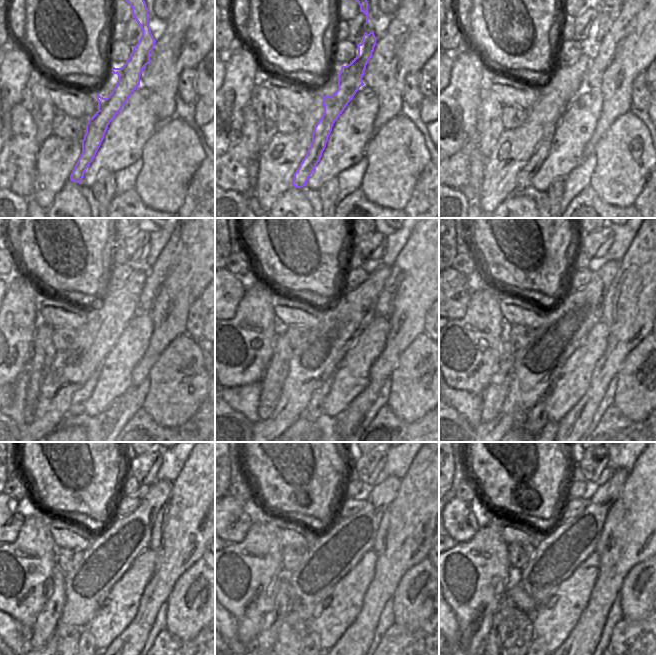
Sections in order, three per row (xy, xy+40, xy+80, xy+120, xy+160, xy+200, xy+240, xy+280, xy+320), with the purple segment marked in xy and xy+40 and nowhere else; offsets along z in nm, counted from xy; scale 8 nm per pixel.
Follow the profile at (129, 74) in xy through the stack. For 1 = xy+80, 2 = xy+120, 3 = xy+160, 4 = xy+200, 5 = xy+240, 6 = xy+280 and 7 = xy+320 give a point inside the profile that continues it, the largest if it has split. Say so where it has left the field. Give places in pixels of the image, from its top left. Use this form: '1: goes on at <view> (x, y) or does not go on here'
1: goes on at xy+80 (525, 176)
2: goes on at xy+120 (80, 398)
3: goes on at xy+160 (313, 411)
4: goes on at xy+200 (536, 418)
5: goes on at xy+240 (87, 643)
6: goes on at xy+280 (311, 645)
7: goes on at xy+320 (537, 645)

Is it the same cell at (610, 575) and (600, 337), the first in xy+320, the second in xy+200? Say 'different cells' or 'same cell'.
different cells

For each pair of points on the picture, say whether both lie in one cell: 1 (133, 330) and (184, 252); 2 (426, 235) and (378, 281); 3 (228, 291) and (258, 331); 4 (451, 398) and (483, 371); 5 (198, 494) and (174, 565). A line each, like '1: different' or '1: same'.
1: different
2: different
3: different
4: different
5: same

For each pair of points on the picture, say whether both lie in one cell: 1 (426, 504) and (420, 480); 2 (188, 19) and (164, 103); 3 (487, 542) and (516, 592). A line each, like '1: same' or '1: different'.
1: same
2: same
3: different

